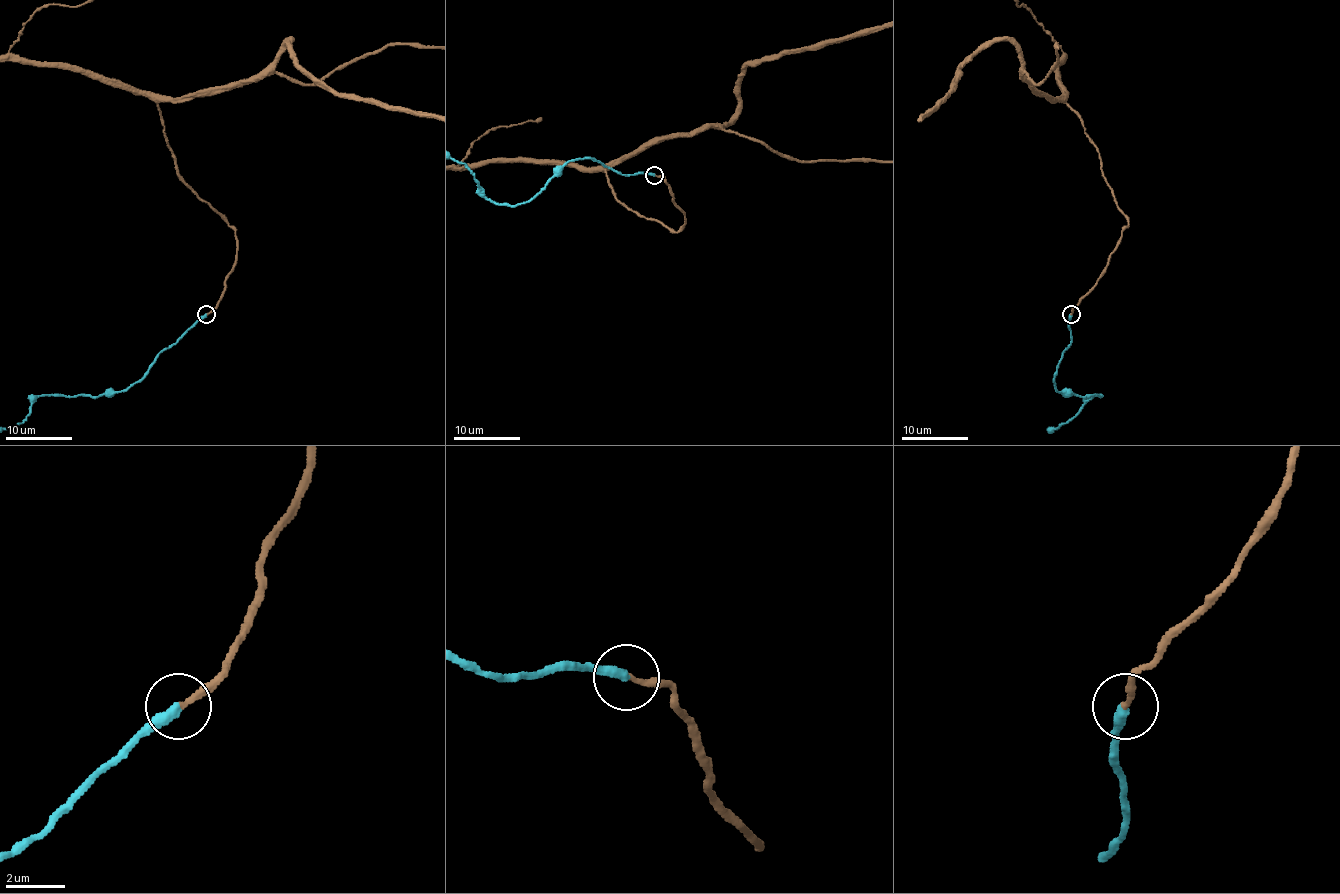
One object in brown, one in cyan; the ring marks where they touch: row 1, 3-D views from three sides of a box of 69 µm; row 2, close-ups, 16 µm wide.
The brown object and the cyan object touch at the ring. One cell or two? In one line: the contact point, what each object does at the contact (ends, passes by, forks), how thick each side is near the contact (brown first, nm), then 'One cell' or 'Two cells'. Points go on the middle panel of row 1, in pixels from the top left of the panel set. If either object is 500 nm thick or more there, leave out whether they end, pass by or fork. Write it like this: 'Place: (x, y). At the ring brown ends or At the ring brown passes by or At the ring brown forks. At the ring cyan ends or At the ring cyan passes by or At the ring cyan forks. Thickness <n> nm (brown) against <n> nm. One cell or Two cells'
Place: (654, 175). At the ring brown ends. At the ring cyan ends. Thickness 180 nm (brown) against 360 nm. One cell

